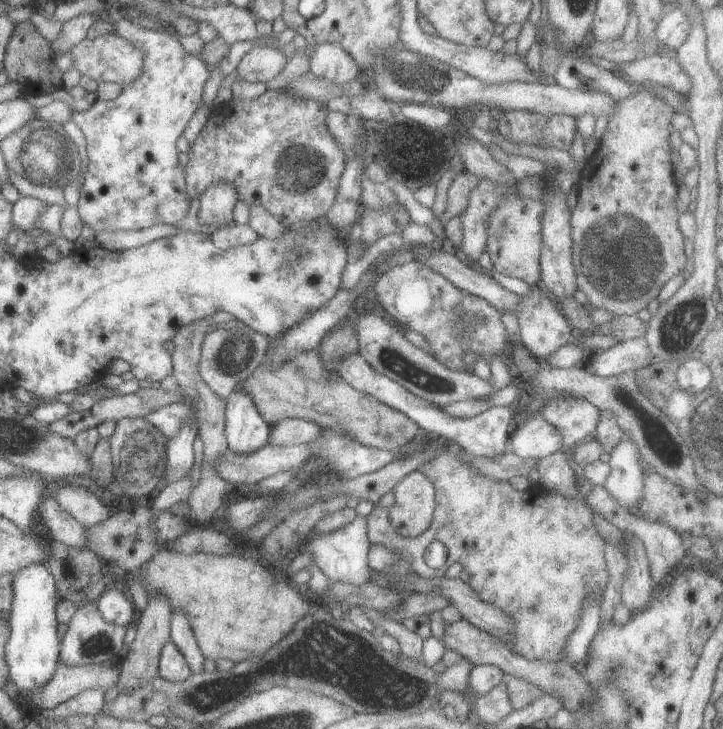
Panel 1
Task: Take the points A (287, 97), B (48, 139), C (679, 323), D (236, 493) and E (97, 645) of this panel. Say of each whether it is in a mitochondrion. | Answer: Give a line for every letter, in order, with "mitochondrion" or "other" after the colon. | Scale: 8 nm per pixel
A: other
B: mitochondrion
C: mitochondrion
D: other
E: mitochondrion

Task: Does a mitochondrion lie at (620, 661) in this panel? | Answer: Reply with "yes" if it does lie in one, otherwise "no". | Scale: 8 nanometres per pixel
yes

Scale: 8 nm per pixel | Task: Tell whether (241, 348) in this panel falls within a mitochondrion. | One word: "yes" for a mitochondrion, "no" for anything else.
yes

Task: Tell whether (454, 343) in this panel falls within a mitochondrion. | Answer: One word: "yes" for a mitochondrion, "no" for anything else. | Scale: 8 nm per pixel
yes

